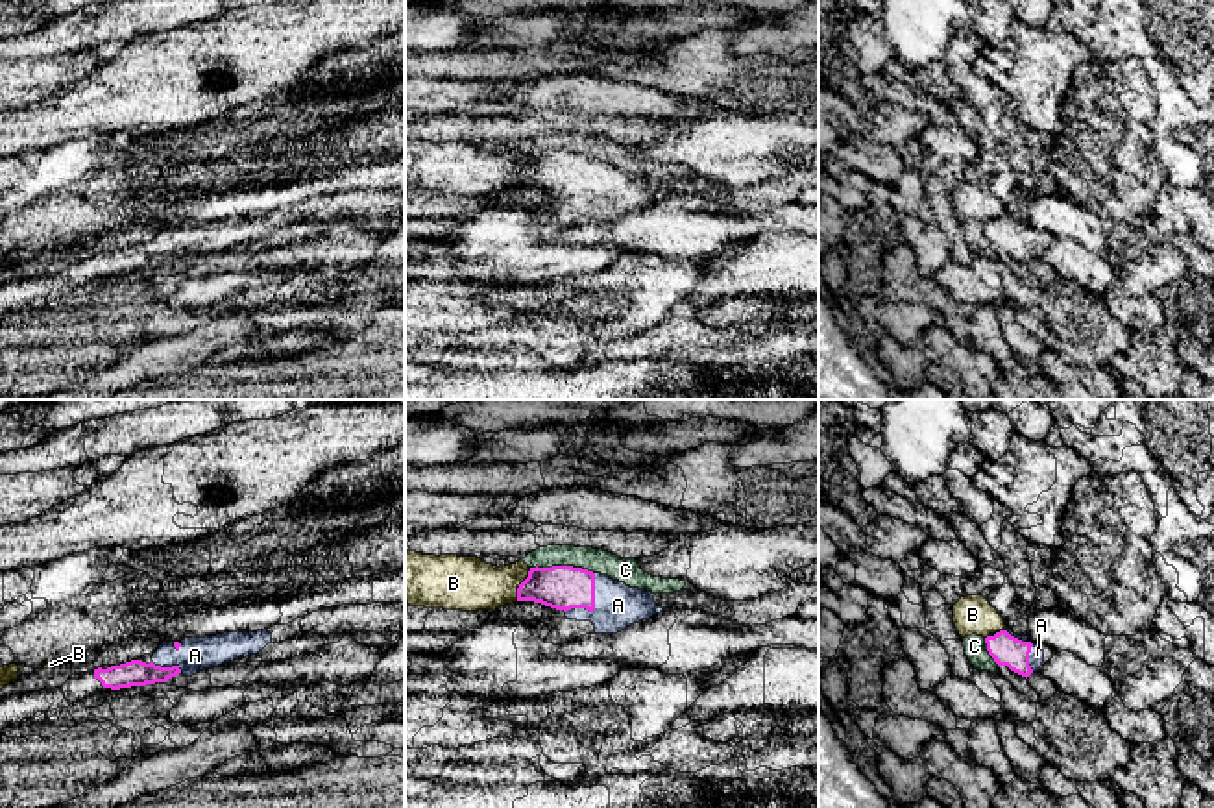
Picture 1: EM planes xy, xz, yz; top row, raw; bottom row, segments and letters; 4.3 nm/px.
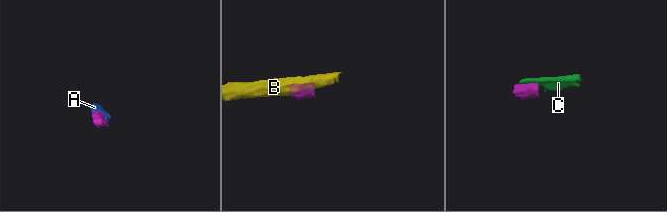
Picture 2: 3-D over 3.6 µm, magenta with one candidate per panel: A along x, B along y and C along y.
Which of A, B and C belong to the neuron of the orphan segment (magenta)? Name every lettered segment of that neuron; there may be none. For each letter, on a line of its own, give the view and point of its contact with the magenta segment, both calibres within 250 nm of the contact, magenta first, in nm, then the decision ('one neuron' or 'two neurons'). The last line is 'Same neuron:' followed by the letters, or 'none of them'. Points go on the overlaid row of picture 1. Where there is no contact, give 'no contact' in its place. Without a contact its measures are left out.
A: xz (594, 605) | 190/190 nm | one neuron
B: xz (520, 585) | 190/240 nm | two neurons
C: xz (562, 566) | 190/110 nm | two neurons
Same neuron: A

